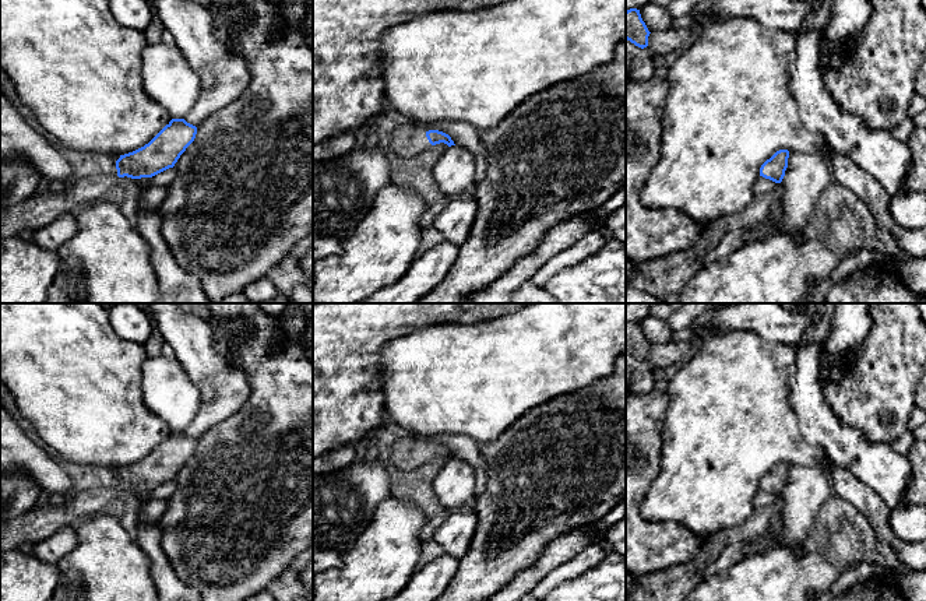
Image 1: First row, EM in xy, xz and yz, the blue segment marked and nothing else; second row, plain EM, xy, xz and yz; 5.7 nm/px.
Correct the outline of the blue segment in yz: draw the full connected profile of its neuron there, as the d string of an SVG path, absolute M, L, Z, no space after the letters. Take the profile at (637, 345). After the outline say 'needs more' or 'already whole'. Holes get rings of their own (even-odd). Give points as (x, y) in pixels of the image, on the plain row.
M630 321L626 324L626 352L644 362L648 359L649 344L641 331L640 323Z | already whole

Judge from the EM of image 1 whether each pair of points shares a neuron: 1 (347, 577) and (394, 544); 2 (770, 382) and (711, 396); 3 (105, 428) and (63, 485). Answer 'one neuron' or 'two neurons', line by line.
1: one neuron
2: one neuron
3: two neurons

